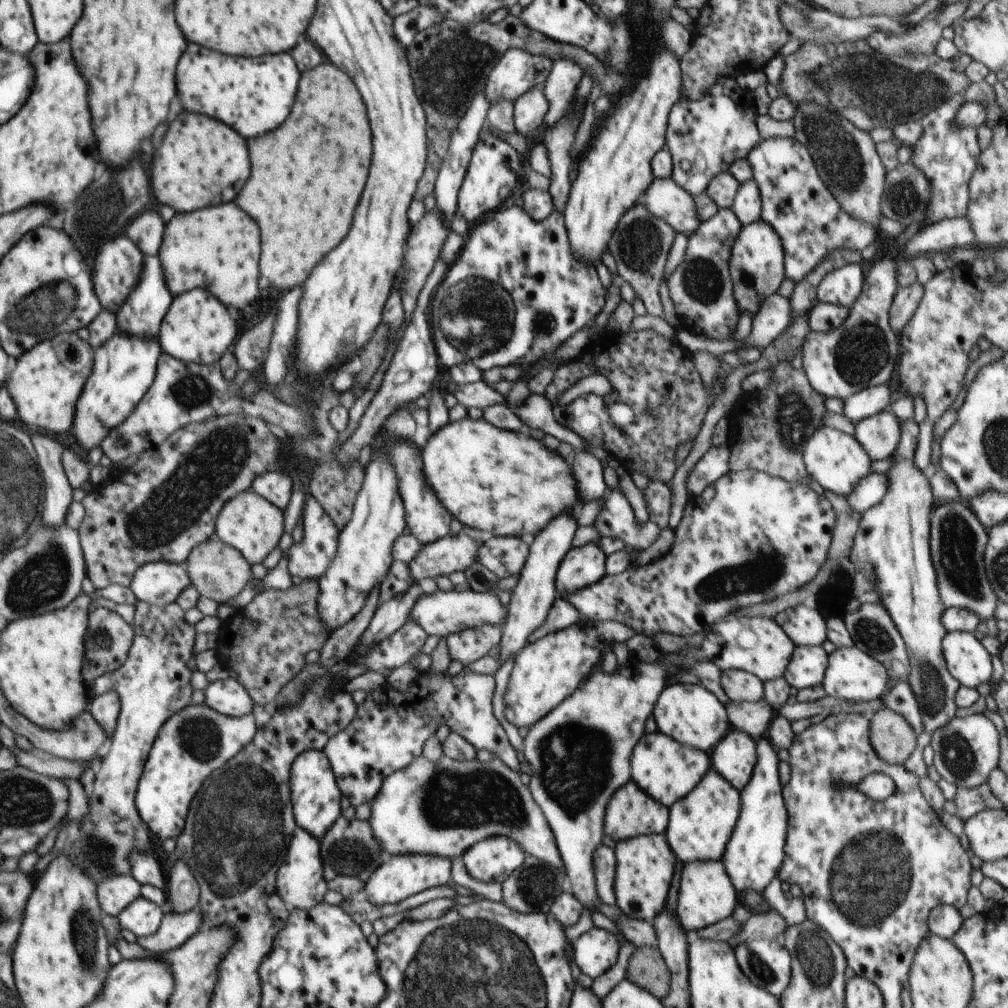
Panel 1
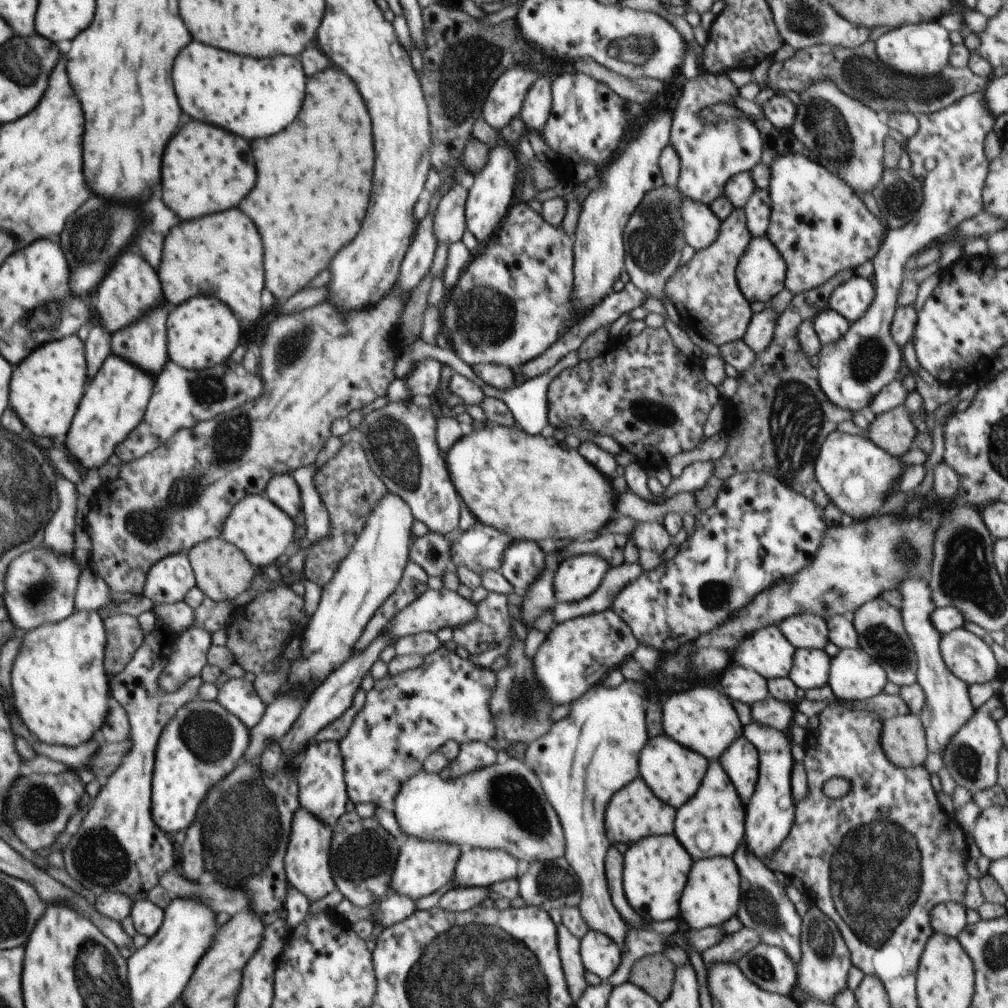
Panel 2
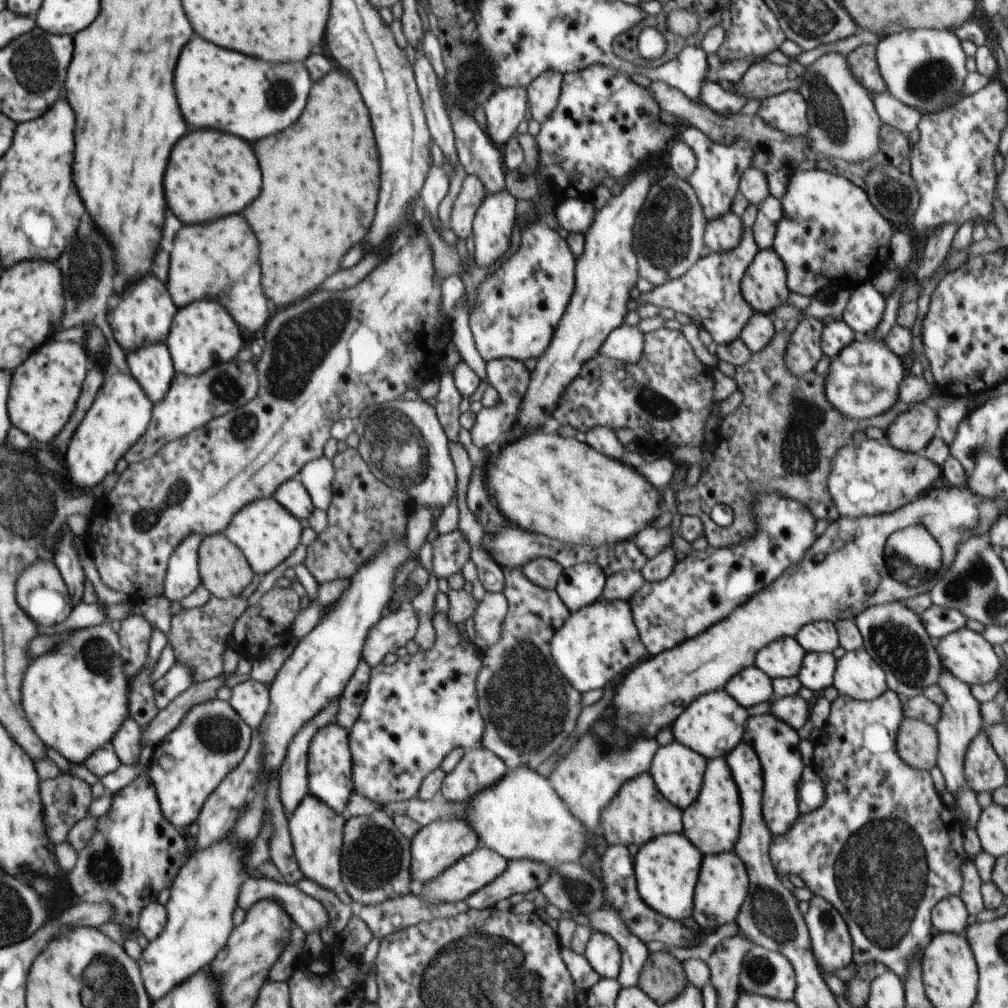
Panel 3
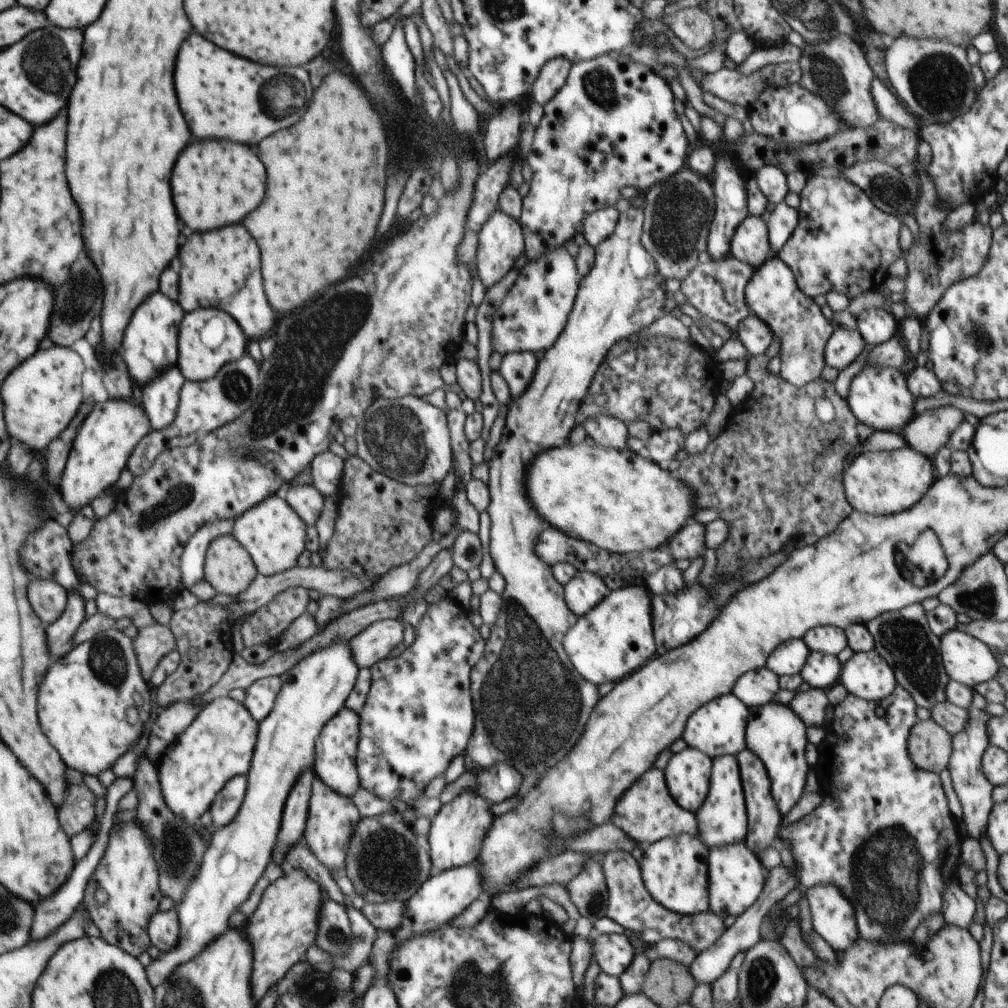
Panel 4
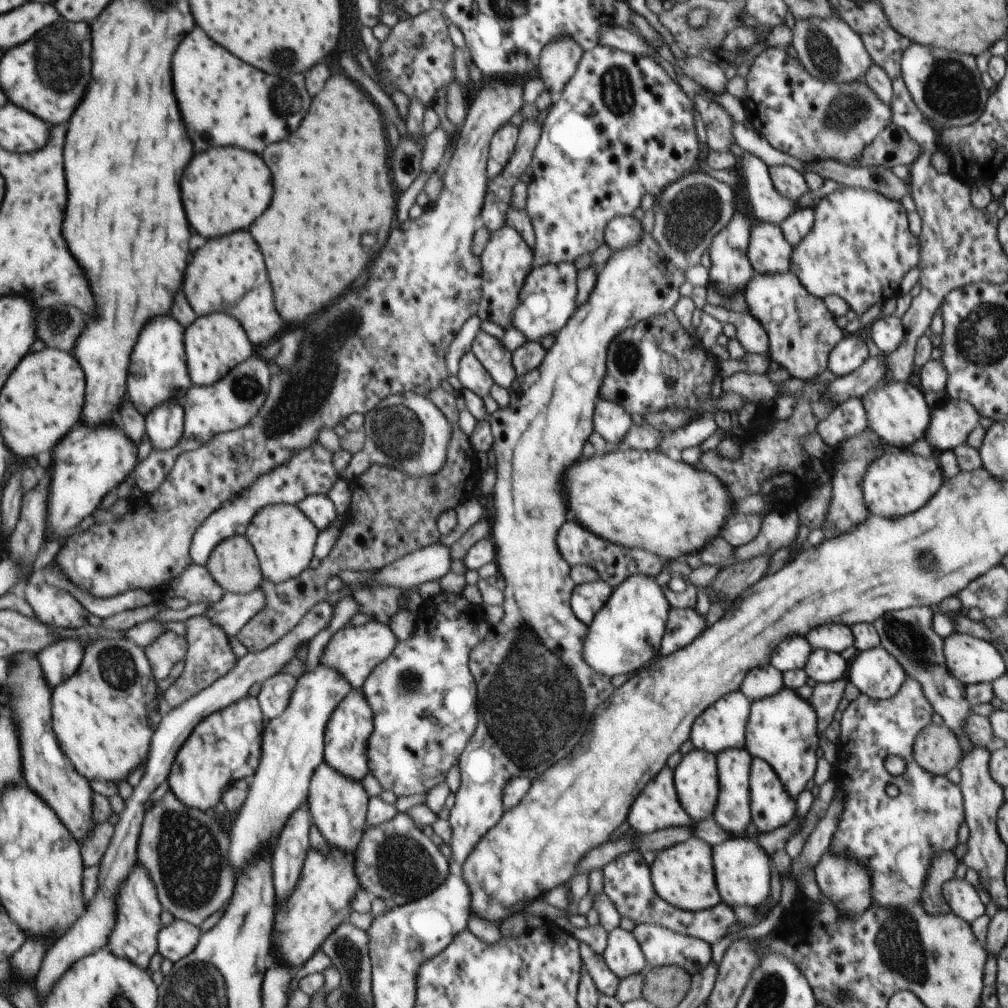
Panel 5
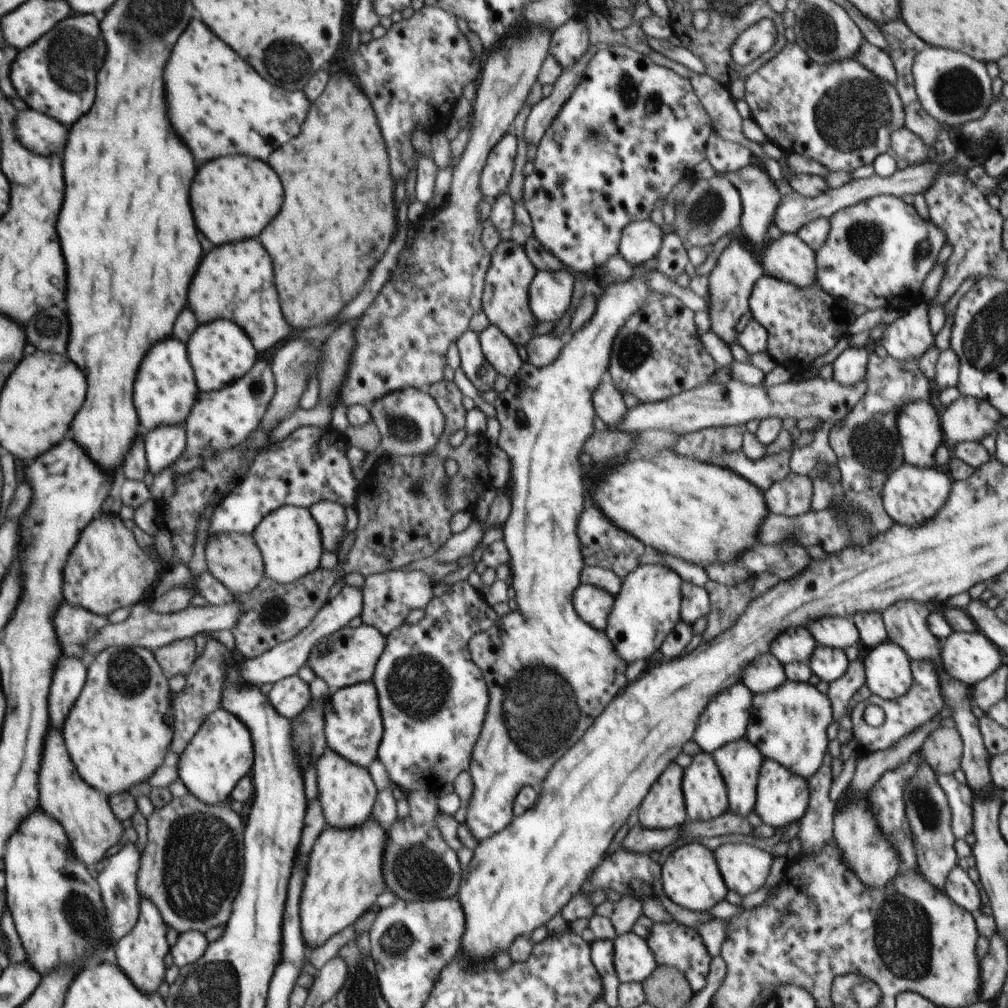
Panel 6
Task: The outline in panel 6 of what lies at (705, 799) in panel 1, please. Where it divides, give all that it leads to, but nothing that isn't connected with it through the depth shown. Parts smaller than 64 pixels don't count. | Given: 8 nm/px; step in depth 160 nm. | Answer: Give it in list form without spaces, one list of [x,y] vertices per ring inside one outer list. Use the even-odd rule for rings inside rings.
[[[746,738],[711,753],[727,786],[730,813],[746,817],[755,810],[758,775],[765,756]]]

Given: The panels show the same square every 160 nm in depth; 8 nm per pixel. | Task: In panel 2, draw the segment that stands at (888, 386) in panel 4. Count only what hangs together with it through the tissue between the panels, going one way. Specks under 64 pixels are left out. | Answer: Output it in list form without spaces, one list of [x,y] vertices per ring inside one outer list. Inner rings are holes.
[[[976,92],[964,96],[956,103],[947,108],[929,114],[920,114],[917,116],[919,121],[919,130],[908,140],[906,150],[908,152],[912,172],[920,184],[922,184],[923,202],[916,216],[908,223],[898,229],[890,229],[883,238],[879,252],[872,258],[874,264],[874,274],[870,278],[874,286],[874,300],[860,316],[860,320],[850,323],[848,332],[833,344],[821,344],[818,352],[818,366],[816,367],[816,376],[818,384],[824,395],[839,408],[848,411],[864,412],[872,398],[886,386],[896,379],[896,375],[902,366],[903,352],[900,346],[894,342],[891,334],[891,323],[897,308],[897,296],[906,278],[906,262],[912,256],[918,256],[924,250],[933,245],[944,242],[951,237],[956,226],[964,220],[974,218],[984,207],[982,204],[982,192],[984,189],[984,180],[988,176],[988,160],[984,154],[984,140],[988,132],[993,130],[995,118],[986,108],[984,102],[984,93]]]

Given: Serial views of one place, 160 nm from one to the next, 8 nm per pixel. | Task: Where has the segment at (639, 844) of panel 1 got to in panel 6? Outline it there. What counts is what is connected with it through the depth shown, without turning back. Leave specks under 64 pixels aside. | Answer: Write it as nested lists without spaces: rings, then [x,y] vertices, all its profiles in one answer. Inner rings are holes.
[[[700,843],[676,847],[661,866],[661,881],[665,895],[682,908],[704,912],[725,900],[728,887],[720,874],[713,851]]]

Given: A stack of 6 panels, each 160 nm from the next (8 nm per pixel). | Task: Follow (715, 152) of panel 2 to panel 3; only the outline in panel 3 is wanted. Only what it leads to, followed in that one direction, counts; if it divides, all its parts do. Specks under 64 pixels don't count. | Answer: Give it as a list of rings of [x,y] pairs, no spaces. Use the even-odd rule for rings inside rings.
[[[688,126],[683,132],[678,134],[680,141],[688,144],[688,148],[694,152],[696,156],[696,168],[688,178],[692,190],[696,192],[696,198],[700,202],[704,216],[707,220],[720,218],[724,214],[730,213],[732,200],[738,193],[738,184],[740,184],[740,176],[752,167],[754,160],[754,152],[752,148],[746,144],[743,138],[738,138],[735,143],[728,145],[721,142],[713,142],[706,134]]]

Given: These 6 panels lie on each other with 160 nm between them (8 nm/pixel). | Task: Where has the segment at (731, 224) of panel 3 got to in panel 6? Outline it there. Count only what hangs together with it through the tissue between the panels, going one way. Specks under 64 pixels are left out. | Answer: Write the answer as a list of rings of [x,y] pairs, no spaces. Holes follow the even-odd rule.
[[[783,234],[780,240],[770,240],[762,250],[764,275],[770,275],[798,288],[812,287],[817,282],[816,251],[812,250],[797,234]]]

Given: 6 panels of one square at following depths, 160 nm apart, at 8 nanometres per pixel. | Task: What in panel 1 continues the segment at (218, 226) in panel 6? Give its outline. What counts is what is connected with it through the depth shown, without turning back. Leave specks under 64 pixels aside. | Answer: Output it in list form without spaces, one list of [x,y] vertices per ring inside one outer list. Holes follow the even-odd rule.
[[[180,112],[178,118],[170,122],[164,142],[160,146],[158,160],[154,162],[152,190],[154,190],[154,196],[158,202],[172,206],[176,212],[192,212],[198,208],[232,202],[238,196],[240,188],[244,188],[248,176],[250,176],[250,158],[248,158],[246,140],[240,134],[236,134],[232,128],[228,128],[226,124],[222,124],[214,118]]]

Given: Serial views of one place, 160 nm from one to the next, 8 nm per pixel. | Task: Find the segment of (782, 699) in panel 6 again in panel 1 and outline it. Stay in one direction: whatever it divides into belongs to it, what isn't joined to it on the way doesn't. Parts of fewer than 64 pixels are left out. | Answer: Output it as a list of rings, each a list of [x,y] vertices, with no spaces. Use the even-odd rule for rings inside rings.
[[[767,736],[755,740],[757,761],[748,784],[740,791],[741,811],[728,841],[722,862],[740,897],[748,891],[762,891],[780,870],[785,857],[787,808],[779,777],[778,752]]]

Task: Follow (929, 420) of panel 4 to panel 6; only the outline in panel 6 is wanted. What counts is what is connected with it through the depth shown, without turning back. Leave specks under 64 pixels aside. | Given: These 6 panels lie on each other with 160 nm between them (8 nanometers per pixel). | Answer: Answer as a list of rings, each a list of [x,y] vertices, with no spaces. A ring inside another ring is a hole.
[[[962,395],[944,409],[941,427],[944,442],[950,448],[964,441],[978,441],[990,433],[996,434],[1003,414],[988,400]]]

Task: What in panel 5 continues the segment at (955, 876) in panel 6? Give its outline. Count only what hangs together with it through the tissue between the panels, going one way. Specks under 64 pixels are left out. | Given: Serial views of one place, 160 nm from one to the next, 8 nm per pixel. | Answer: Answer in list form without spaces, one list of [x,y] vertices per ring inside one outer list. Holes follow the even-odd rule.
[[[957,874],[943,884],[943,895],[951,911],[969,923],[985,914],[978,891],[962,875]]]

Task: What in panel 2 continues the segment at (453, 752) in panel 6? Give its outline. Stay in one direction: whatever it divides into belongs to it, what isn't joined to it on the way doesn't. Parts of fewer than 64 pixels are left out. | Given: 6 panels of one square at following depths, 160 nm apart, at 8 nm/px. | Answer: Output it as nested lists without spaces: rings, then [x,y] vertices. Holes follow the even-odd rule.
[[[441,645],[436,652],[432,652],[424,657],[424,662],[422,662],[418,668],[412,668],[412,670],[406,670],[406,672],[400,672],[400,674],[392,675],[388,673],[382,680],[376,681],[372,689],[366,691],[364,707],[358,712],[348,733],[338,744],[340,754],[342,754],[342,760],[344,760],[344,782],[346,784],[349,800],[353,802],[354,805],[372,804],[376,807],[391,809],[390,806],[393,804],[394,798],[396,798],[396,792],[400,792],[400,784],[404,784],[404,780],[408,780],[410,776],[416,776],[416,772],[423,770],[424,760],[428,758],[430,754],[436,752],[437,749],[440,749],[444,742],[454,740],[460,745],[480,741],[487,744],[489,740],[495,739],[496,728],[494,728],[494,720],[490,713],[490,700],[494,690],[496,690],[496,676],[493,671],[477,666],[472,660],[469,660],[469,658],[460,658],[460,656],[457,656],[456,652],[446,650],[444,645]]]

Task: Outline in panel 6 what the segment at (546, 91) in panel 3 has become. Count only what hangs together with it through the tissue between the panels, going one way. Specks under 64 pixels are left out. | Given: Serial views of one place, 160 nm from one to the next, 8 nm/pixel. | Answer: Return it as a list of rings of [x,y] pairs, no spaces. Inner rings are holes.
[[[570,19],[554,32],[549,55],[560,63],[562,70],[571,67],[590,48],[589,26],[580,19]]]

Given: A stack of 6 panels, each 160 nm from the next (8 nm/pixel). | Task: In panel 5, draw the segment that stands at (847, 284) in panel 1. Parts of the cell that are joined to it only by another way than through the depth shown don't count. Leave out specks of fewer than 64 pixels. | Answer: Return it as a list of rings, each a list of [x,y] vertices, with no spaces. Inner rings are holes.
[[[881,315],[870,325],[870,338],[885,356],[894,352],[904,340],[905,328],[901,318]]]

